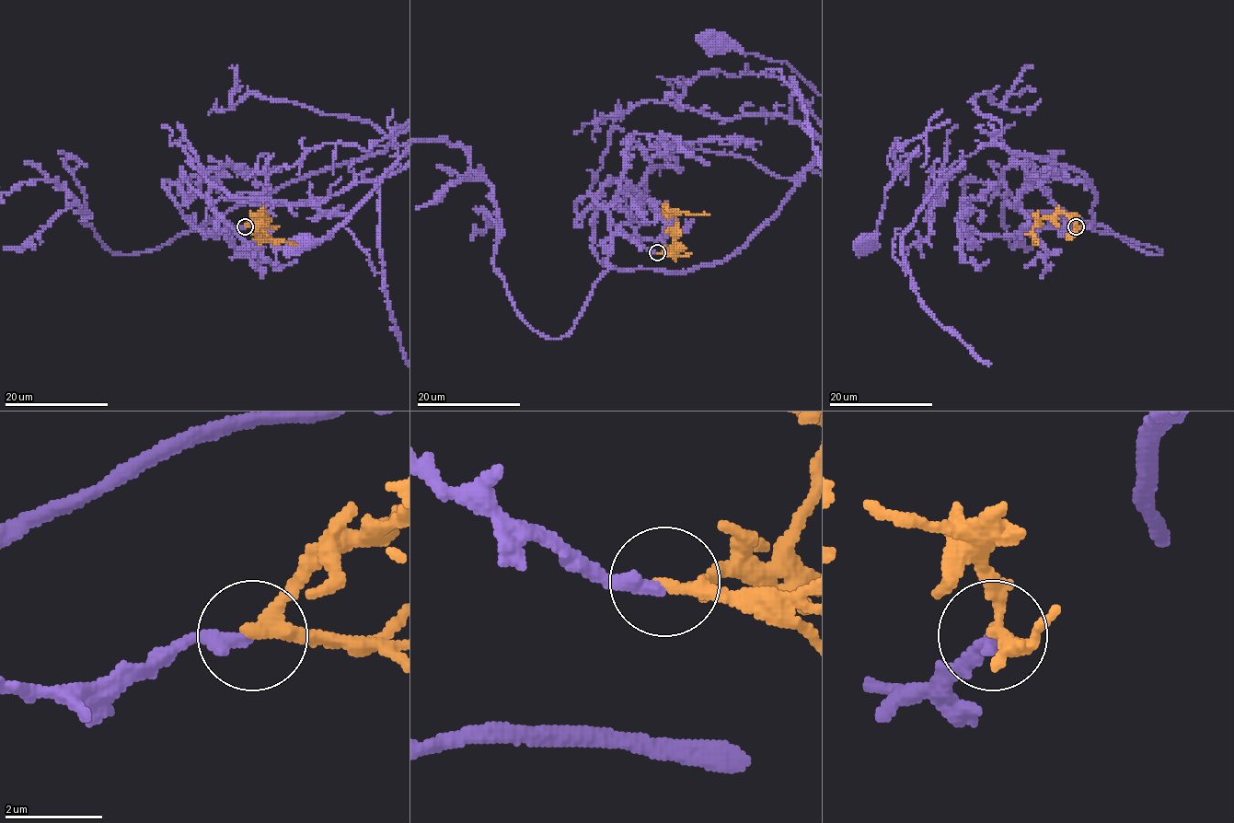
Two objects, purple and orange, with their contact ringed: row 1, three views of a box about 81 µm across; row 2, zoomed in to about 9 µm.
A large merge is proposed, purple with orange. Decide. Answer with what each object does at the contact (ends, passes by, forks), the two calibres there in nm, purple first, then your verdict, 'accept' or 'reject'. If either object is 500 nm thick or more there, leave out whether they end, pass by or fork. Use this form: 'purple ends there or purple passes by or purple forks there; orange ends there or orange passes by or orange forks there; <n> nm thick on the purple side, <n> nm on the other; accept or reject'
purple ends there; orange passes by; 320 nm thick on the purple side, 220 nm on the other; accept

